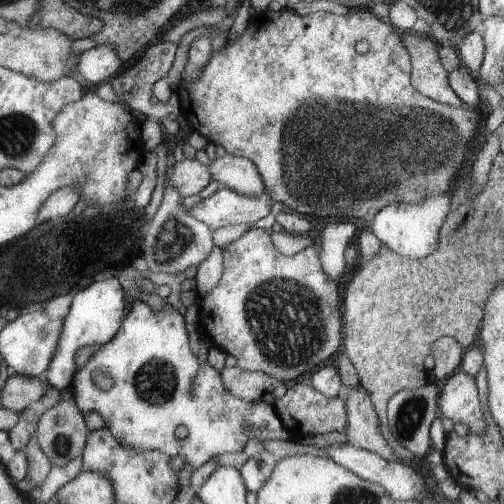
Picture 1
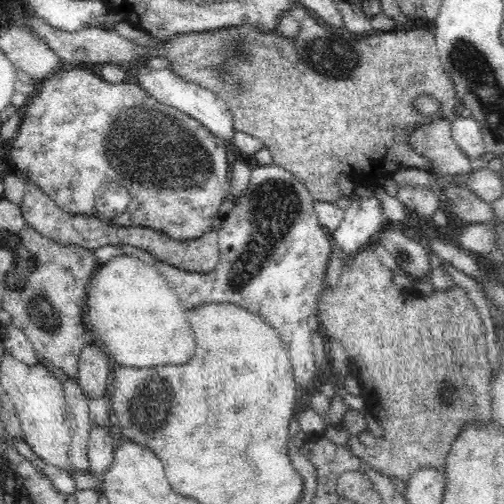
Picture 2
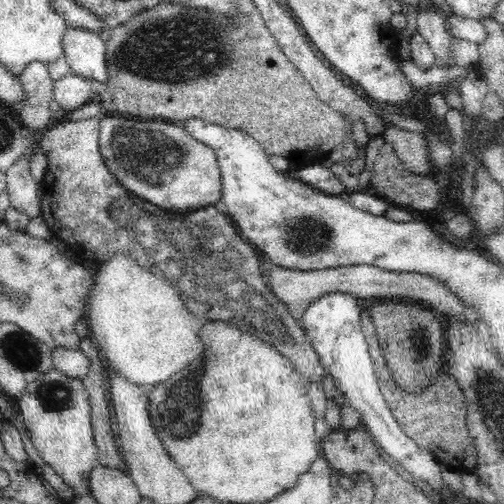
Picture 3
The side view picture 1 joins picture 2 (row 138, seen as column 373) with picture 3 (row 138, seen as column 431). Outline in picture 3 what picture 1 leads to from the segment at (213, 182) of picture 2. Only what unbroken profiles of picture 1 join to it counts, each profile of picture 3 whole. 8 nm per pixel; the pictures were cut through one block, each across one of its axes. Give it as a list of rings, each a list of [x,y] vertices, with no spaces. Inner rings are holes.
[[[102,116],[100,118],[100,152],[106,158],[106,166],[118,182],[126,190],[134,190],[140,198],[152,202],[160,210],[170,210],[178,214],[190,214],[194,210],[202,210],[208,206],[220,206],[222,200],[222,172],[218,166],[216,152],[194,140],[186,128],[174,126],[170,122],[160,120],[136,120],[136,118],[122,118],[122,116]]]

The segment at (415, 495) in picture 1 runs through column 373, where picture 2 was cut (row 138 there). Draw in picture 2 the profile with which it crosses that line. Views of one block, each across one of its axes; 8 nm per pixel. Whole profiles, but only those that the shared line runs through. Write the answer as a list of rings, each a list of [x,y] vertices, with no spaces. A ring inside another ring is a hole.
[[[454,118],[452,120],[452,138],[460,146],[460,150],[470,156],[472,160],[480,160],[488,154],[488,148],[484,144],[484,134],[476,118]]]

